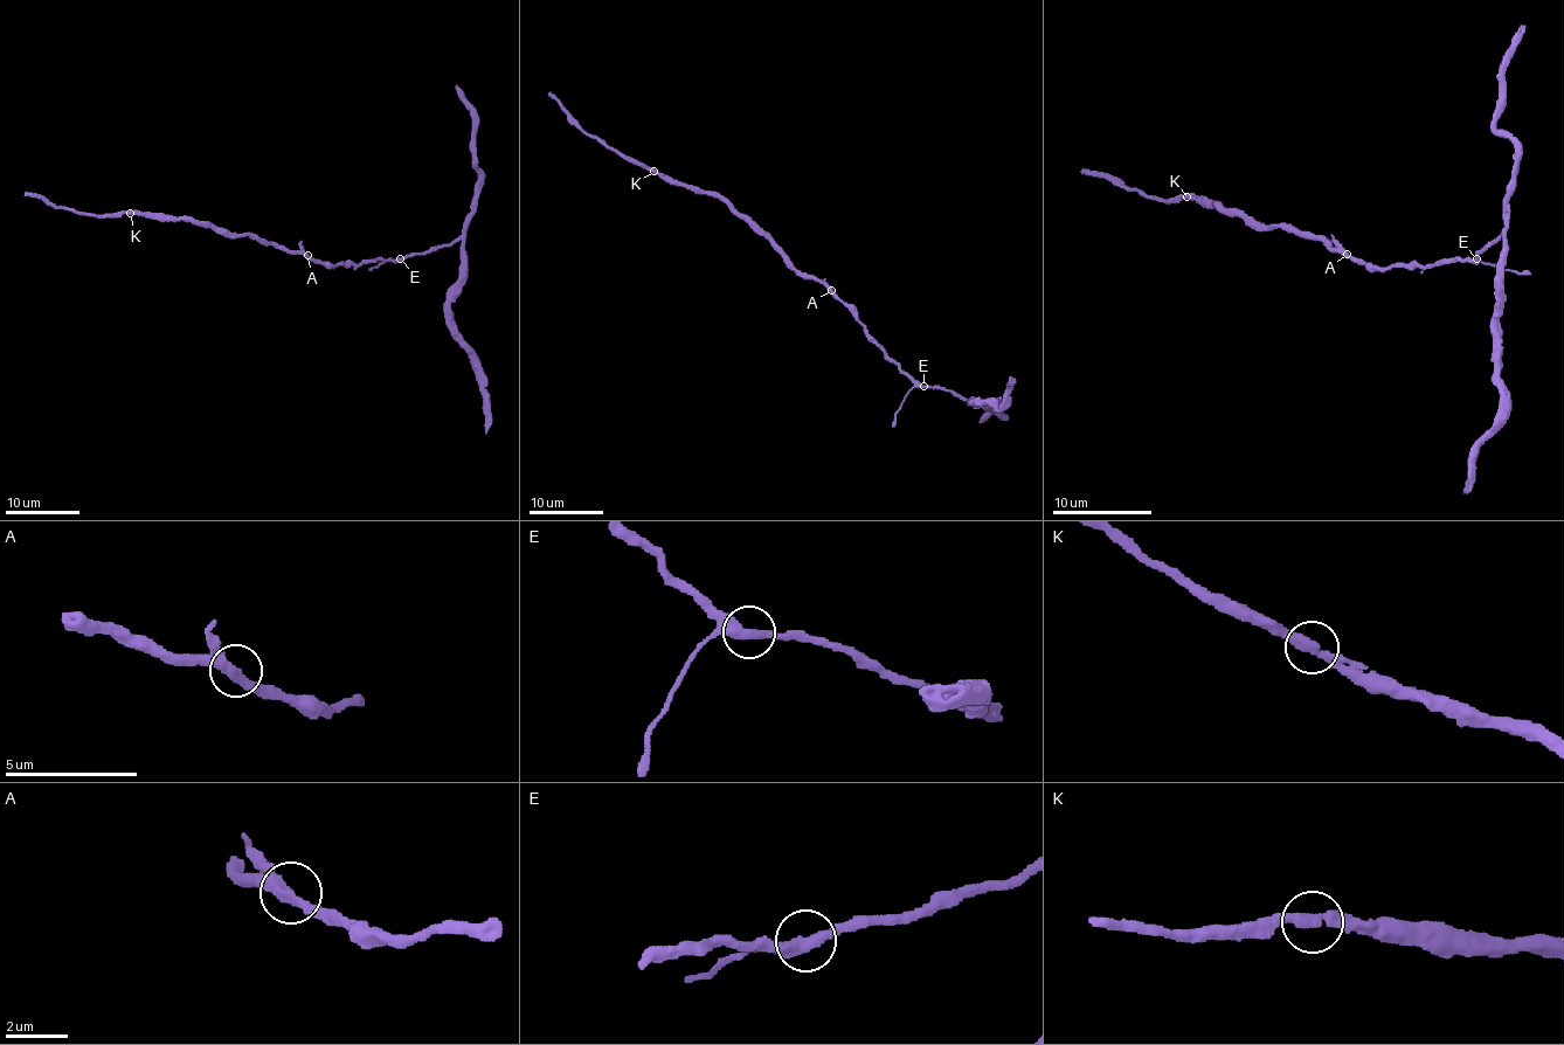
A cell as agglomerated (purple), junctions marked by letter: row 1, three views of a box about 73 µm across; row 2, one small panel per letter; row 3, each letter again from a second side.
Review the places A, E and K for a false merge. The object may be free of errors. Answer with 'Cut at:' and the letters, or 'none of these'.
Cut at: none of these

